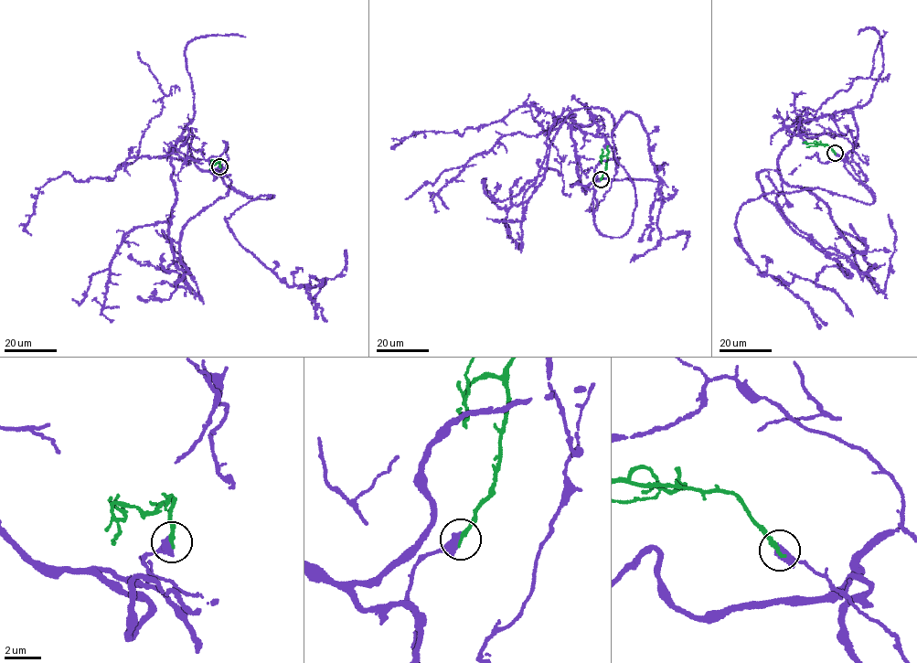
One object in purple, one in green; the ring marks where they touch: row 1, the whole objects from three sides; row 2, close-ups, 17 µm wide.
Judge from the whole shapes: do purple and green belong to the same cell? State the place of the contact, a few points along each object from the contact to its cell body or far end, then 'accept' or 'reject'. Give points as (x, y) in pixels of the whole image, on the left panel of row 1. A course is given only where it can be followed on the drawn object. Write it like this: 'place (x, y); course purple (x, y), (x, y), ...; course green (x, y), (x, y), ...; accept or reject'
place (219, 166); course purple (219, 166), (199, 169), (186, 128), (168, 151), (178, 278), (190, 272), (183, 227), (229, 187); course green (219, 166), (220, 160), (211, 161), (213, 165), (209, 169); accept

